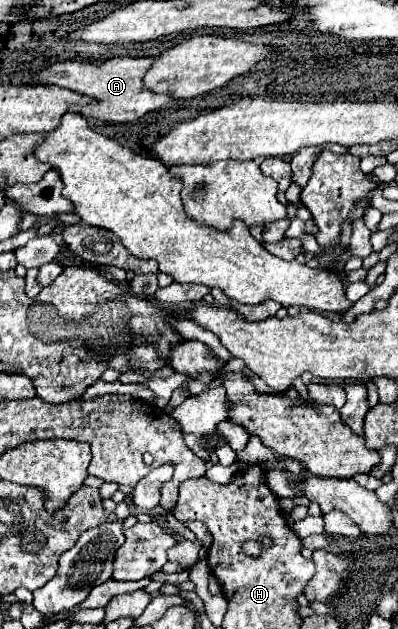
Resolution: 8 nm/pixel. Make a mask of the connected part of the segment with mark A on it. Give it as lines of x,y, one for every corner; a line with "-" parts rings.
117,57
117,59
105,61
103,65
65,61
65,63
51,65
47,71
43,71
37,77
37,81
41,81
43,85
67,87
71,91
77,91
81,95
89,95
89,97
97,99
99,101
97,105
85,105
85,107
75,105
71,109
75,113
81,113
83,117
95,117
95,119
105,121
105,123
133,123
141,115
145,115
149,111
159,111
169,101
173,101
173,97
169,97
169,95
159,95
159,93
153,93
153,91
143,87
143,77
151,65
153,65
151,57
143,57
143,59

